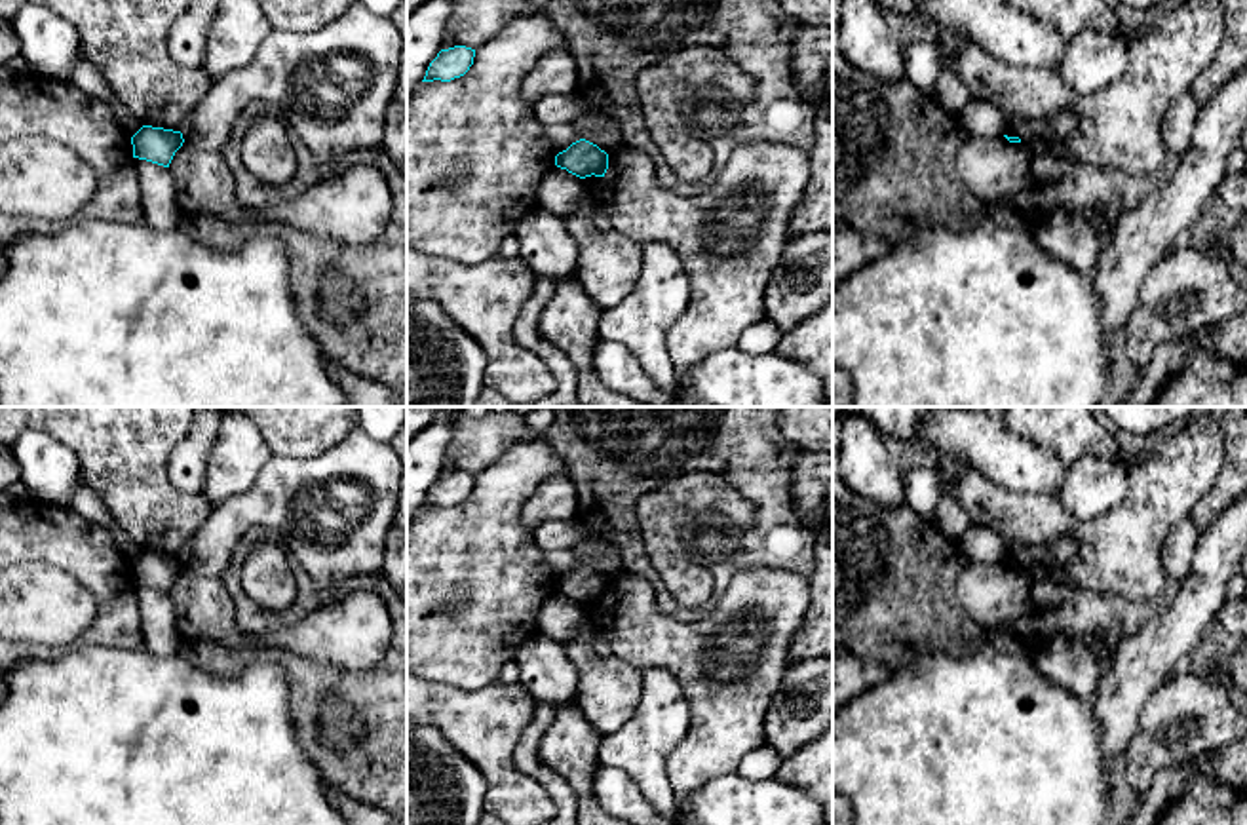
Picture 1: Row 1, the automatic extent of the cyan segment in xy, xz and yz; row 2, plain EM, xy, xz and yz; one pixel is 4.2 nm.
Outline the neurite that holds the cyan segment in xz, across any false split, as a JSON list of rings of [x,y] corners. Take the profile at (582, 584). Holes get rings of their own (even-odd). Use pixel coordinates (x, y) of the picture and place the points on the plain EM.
[[[580,565],[555,582],[555,591],[580,604],[591,601],[604,603],[608,595],[608,580],[597,570]]]

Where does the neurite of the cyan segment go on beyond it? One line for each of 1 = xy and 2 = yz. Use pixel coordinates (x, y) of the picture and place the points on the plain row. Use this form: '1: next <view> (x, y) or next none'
1: next none
2: next none

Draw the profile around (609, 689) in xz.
[[[591,601],[584,608],[585,618],[565,650],[578,669],[574,701],[601,738],[606,738],[622,730],[637,713],[643,698],[643,673],[614,656],[601,639],[603,603]]]

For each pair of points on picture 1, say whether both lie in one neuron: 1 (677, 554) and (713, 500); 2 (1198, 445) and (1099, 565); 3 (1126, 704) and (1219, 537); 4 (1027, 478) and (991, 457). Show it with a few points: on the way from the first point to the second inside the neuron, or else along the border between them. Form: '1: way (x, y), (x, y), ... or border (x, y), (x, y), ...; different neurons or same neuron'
1: way (677, 540), (677, 533), (700, 510); same neuron
2: way (1175, 476), (1158, 493), (1149, 514), (1130, 535); same neuron
3: way (1145, 662), (1194, 609), (1208, 578); same neuron
4: way (1017, 474), (1000, 457); same neuron

